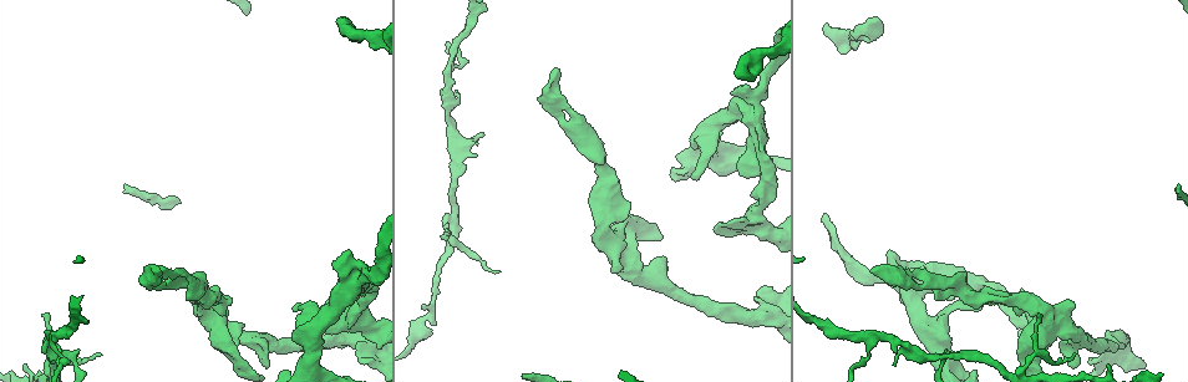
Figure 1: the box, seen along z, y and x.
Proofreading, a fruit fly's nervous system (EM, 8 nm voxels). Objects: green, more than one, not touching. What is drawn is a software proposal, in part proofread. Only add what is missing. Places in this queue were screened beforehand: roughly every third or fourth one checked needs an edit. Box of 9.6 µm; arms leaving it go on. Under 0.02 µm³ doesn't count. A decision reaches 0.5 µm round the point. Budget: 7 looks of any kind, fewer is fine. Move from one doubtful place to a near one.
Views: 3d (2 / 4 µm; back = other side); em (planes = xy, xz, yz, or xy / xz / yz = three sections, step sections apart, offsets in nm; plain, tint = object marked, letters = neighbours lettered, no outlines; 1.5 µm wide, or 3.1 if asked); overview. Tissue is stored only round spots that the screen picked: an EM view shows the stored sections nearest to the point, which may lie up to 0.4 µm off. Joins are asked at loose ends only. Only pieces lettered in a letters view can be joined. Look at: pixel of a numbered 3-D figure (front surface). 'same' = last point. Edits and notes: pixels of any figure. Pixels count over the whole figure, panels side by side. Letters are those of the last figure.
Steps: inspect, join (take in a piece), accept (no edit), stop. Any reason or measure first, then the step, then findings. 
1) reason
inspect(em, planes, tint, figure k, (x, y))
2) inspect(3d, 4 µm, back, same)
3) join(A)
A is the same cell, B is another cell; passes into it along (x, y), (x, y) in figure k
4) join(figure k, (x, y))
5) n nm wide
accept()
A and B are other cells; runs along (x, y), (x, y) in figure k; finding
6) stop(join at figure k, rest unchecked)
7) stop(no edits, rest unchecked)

free end
inspect(3d, 4 µm, figure 1, (612, 269))

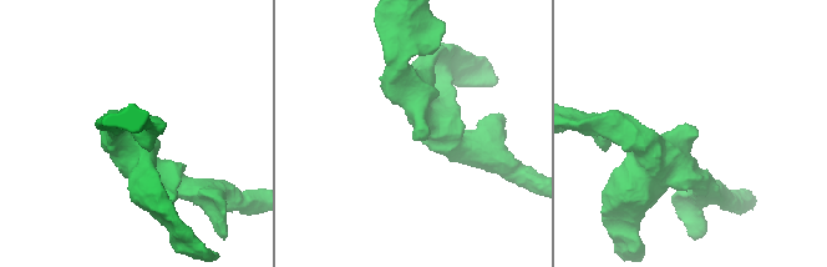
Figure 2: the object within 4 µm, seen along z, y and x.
inspect(em, planes, letters, figure 2, (698, 133))

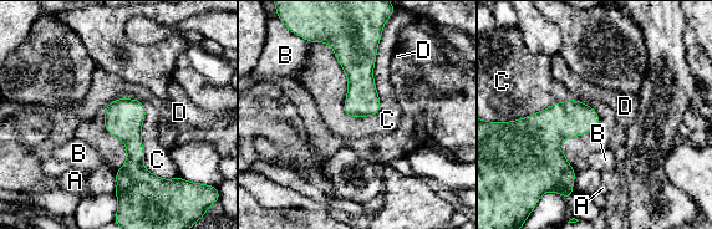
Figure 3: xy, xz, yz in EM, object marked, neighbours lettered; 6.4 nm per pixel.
220 nm wide
accept()
A, B, C and D are other cells; border along (141, 100), (113, 98), (105, 106) in figure 3; no lettered piece goes on from it

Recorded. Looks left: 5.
an open end
inspect(em, xz, step 8, tint, figure 1, (756, 298))

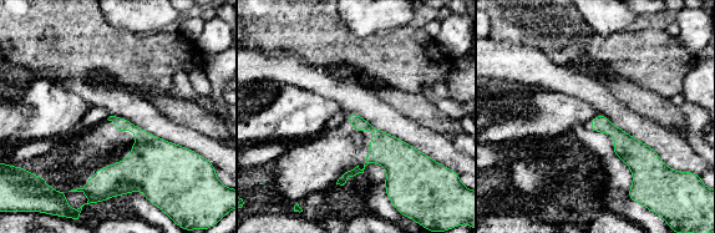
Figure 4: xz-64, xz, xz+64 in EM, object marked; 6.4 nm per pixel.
inspect(em, planes, letters, same)

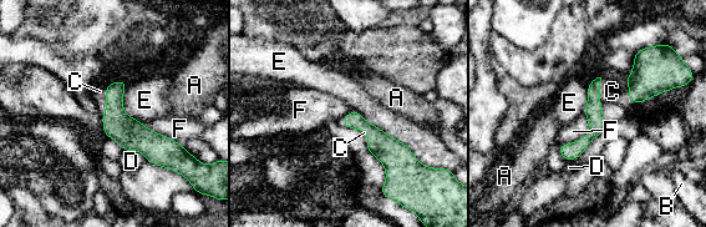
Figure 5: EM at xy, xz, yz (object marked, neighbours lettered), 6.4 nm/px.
join(figure 5, (611, 91))
C is the same cell, A, B, D, E and F are other cells; passes into it along (658, 69), (629, 95), (611, 91) in figure 5; it goes on there

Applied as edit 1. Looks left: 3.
stop(join at figure 5, rest unchecked)

